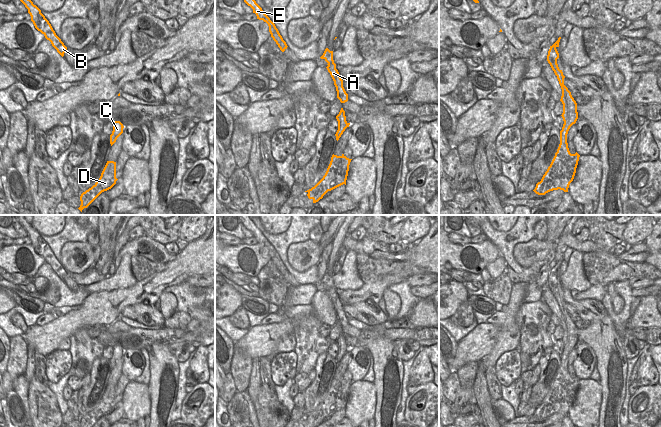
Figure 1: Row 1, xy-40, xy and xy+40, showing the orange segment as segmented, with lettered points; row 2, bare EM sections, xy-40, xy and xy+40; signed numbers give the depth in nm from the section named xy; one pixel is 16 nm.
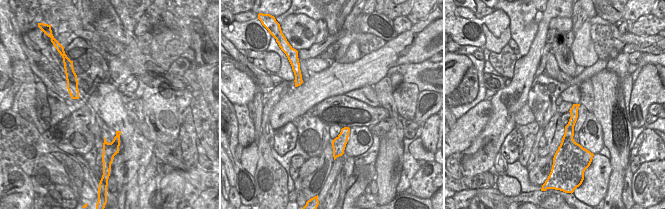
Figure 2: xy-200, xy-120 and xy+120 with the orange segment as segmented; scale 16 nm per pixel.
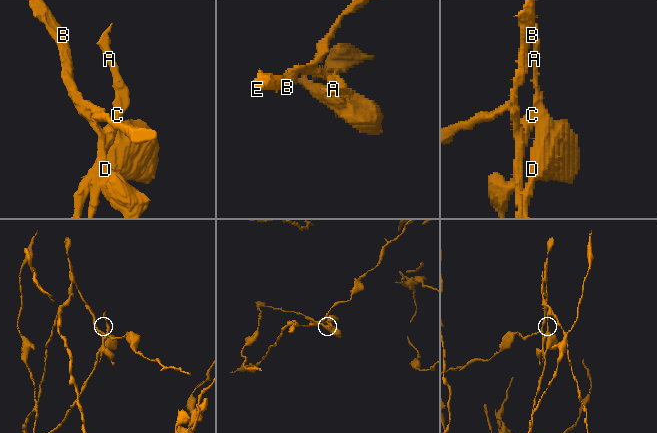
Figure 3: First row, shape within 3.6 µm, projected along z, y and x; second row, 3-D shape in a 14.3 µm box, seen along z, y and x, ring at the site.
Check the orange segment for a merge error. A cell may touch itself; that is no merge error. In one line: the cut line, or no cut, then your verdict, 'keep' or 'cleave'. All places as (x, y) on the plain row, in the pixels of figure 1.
xy+40 (562, 316), (567, 336), (567, 343), (564, 346) | cleave

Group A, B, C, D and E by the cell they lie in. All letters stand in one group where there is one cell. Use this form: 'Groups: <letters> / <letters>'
Groups: A D / B C E.

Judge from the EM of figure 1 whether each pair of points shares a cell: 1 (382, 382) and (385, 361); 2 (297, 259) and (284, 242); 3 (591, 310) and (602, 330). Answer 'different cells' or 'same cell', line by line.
1: same cell
2: different cells
3: different cells

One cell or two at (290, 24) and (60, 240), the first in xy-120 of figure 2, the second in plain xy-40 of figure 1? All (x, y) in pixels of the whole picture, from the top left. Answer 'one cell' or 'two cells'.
two cells

